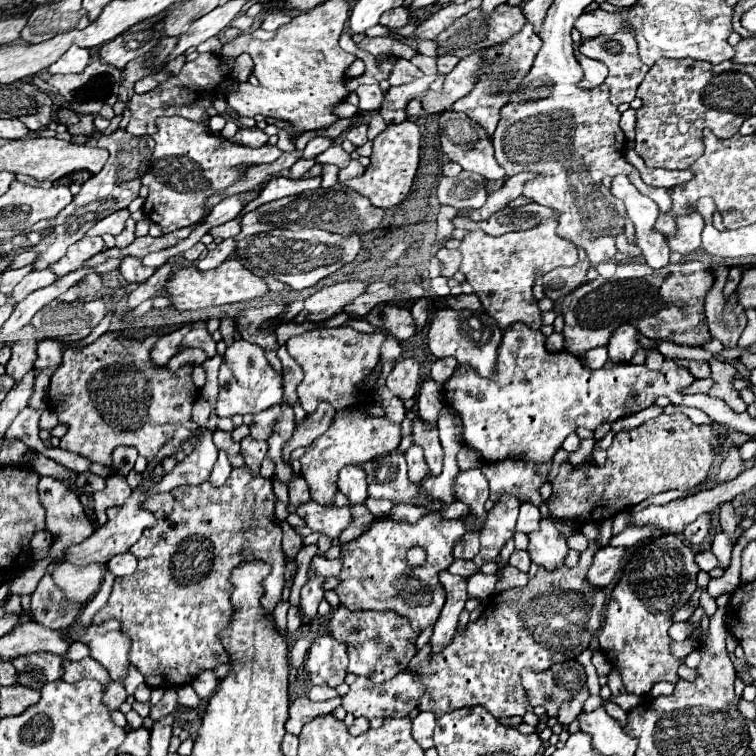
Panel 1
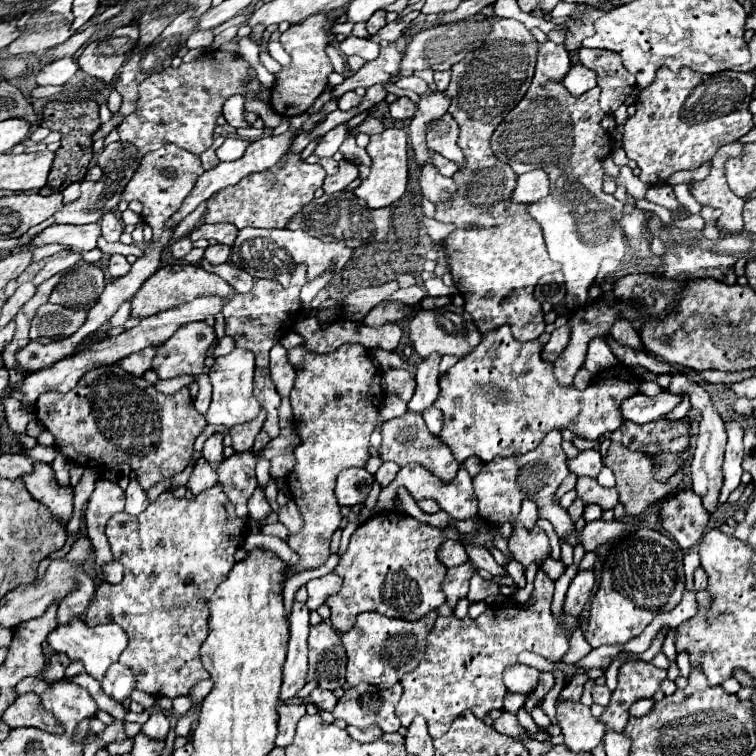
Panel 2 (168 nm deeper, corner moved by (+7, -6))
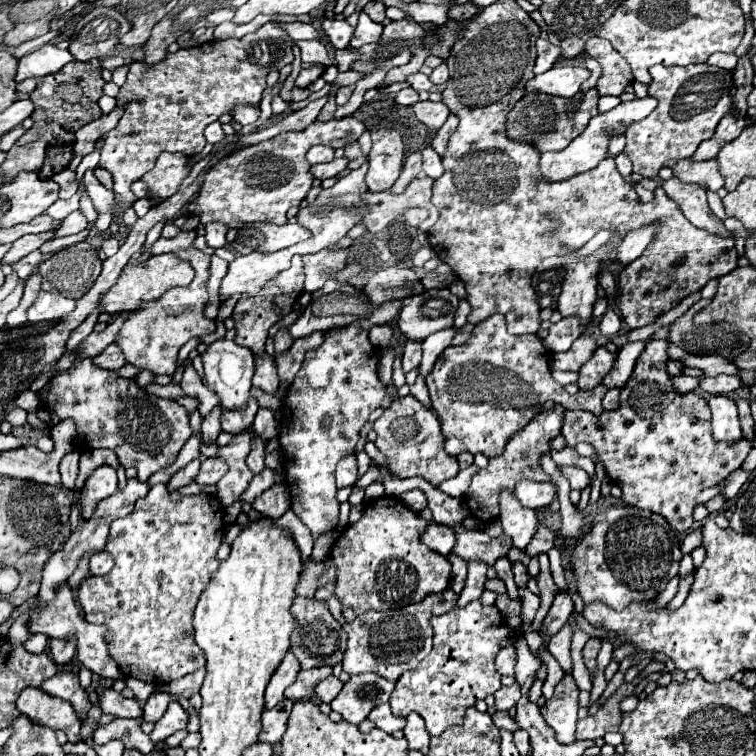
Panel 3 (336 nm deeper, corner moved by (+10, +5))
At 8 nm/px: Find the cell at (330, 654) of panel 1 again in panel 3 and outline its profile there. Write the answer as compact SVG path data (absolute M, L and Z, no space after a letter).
M295 598L291 614L297 620L297 628L291 634L291 650L297 656L301 668L335 666L343 660L343 652L347 648L347 634L341 628L341 624L331 616L323 602L315 598Z

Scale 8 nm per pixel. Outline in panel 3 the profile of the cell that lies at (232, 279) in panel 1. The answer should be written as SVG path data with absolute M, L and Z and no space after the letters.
M161 254L161 256L151 256L143 264L135 266L125 266L121 272L117 284L101 298L101 310L109 314L121 314L121 312L133 312L139 308L139 304L147 300L157 300L161 298L169 288L185 286L193 280L193 268L189 262L181 260L179 256L173 254Z

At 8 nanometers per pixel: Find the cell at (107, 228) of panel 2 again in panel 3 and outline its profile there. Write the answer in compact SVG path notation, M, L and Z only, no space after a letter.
M87 170L83 176L83 184L87 188L89 198L93 200L93 206L97 212L109 212L115 210L115 194L111 190L105 190L103 184L93 176L93 170Z

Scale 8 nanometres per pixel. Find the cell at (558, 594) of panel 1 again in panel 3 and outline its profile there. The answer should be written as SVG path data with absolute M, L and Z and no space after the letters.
M479 600L469 602L465 608L453 608L441 616L433 616L433 650L413 670L397 680L389 698L395 716L407 718L411 712L421 714L425 728L431 736L439 736L447 726L461 724L463 714L475 700L495 694L501 688L501 676L493 668L495 654L501 642L513 632L497 606L483 606Z

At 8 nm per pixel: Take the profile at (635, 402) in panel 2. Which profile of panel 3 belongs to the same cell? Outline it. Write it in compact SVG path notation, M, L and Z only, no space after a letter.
M611 388L611 390L603 396L603 408L605 408L605 410L615 410L615 408L619 408L619 394L621 394L621 388Z

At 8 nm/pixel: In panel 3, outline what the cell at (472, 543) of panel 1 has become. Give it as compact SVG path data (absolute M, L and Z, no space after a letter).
M431 522L425 530L425 534L421 536L421 540L435 552L443 554L443 556L449 556L457 538L455 538L455 530L453 528L445 528L443 524L435 524Z

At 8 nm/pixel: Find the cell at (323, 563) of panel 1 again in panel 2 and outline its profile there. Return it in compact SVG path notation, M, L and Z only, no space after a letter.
M328 573L320 579L312 579L306 589L308 589L308 609L318 609L330 595L338 593L340 591L340 585L342 585L342 579L336 575L336 573Z

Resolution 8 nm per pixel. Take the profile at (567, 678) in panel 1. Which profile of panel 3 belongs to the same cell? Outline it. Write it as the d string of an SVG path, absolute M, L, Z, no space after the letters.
M505 646L499 650L495 658L495 668L503 676L515 676L515 664L517 664L517 652L513 646Z

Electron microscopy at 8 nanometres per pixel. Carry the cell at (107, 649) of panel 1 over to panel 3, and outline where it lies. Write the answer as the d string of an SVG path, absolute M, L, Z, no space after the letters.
M63 584L59 590L57 590L57 598L53 602L49 602L41 612L37 612L31 622L29 622L29 628L31 632L39 632L39 634L45 634L49 638L61 638L61 640L71 640L75 638L77 640L77 660L87 666L91 672L99 674L99 676L109 676L109 678L117 678L117 664L115 660L109 656L109 644L105 640L105 632L107 628L101 626L101 624L89 624L85 618L79 616L79 610L77 610L77 604L73 600L73 592L67 584Z

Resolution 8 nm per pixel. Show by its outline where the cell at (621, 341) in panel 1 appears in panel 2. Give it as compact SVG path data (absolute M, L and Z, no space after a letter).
M600 337L592 339L588 343L588 353L586 353L586 361L584 361L584 369L588 369L590 373L602 373L610 367L618 365L616 355L610 351L608 343Z

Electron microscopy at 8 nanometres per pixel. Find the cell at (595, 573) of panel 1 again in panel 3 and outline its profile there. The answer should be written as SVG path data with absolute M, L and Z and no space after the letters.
M561 590L553 600L553 606L551 606L551 610L549 610L549 614L547 614L545 622L543 622L541 632L555 634L569 620L571 614L573 614L573 600L571 600L567 590Z

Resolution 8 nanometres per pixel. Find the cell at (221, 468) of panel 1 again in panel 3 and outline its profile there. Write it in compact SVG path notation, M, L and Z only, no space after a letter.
M199 458L191 460L185 468L181 468L177 474L171 476L171 480L167 482L167 488L169 488L169 490L177 490L177 488L181 488L181 486L187 486L187 484L195 482L199 468L201 468L201 460L199 460Z

